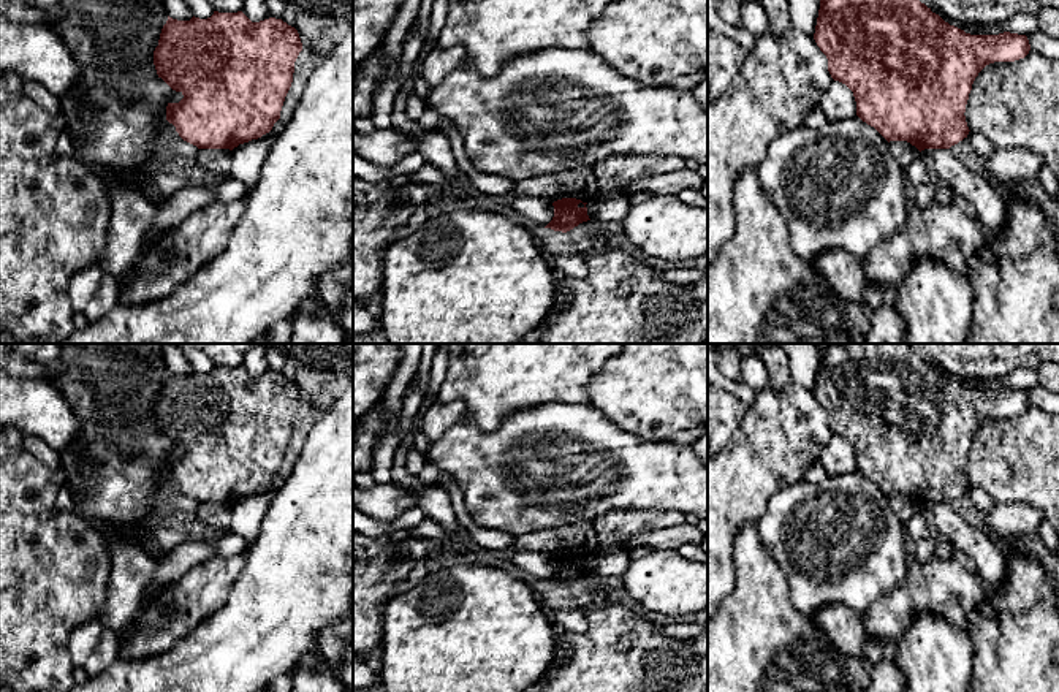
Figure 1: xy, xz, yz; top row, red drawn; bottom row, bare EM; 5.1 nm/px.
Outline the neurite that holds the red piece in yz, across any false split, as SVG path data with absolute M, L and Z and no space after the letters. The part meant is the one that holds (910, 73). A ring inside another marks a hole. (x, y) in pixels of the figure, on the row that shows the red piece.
M820 0L814 40L828 59L831 78L853 92L856 116L888 143L907 141L920 152L950 149L967 138L970 130L964 112L978 73L994 62L1024 59L1031 51L1026 35L970 35L945 22L920 0Z

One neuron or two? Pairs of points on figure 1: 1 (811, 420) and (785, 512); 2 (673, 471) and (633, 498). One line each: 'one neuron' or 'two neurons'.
1: two neurons
2: one neuron

